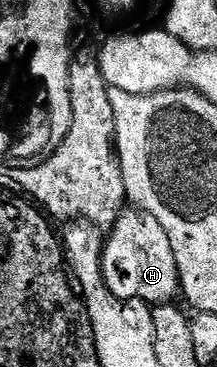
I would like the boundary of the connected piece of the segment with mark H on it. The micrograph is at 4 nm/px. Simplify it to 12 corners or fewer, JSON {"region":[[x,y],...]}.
{"region":[[123,211],[103,245],[102,276],[121,300],[151,306],[181,287],[168,234]]}

